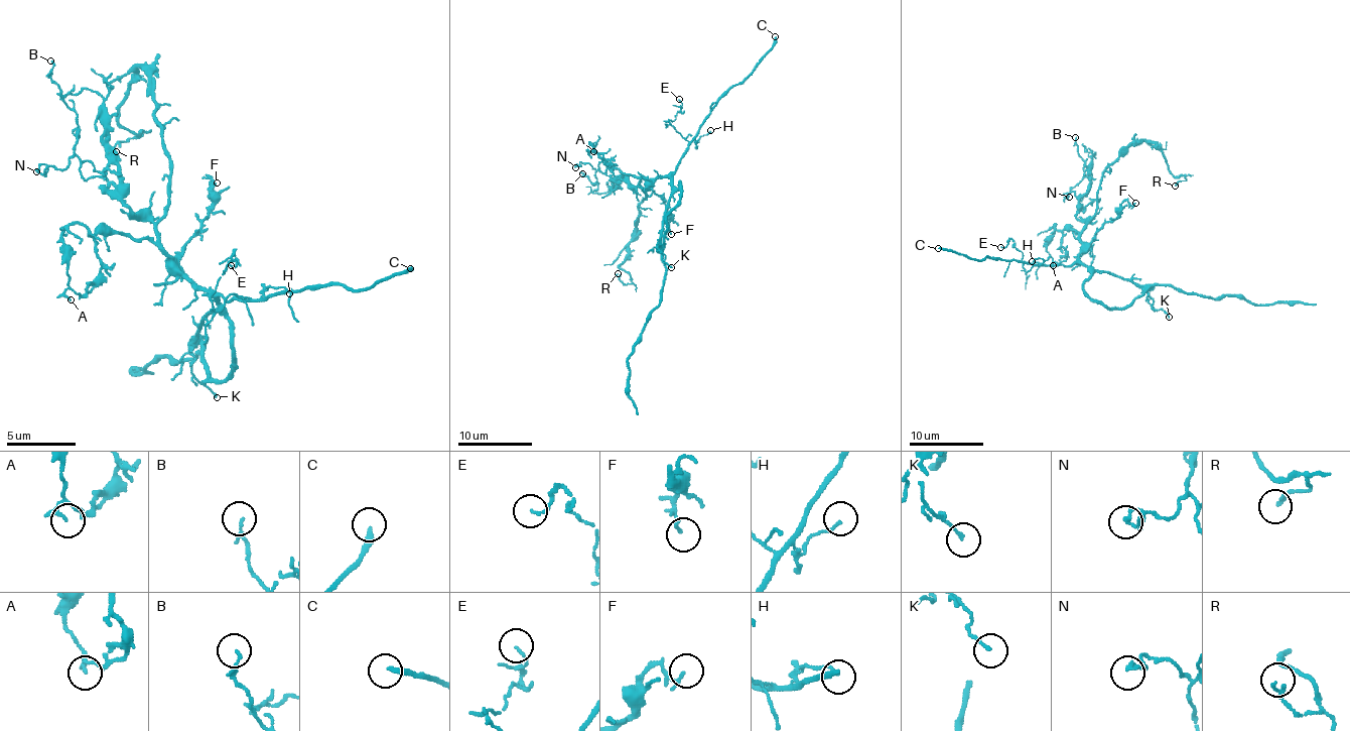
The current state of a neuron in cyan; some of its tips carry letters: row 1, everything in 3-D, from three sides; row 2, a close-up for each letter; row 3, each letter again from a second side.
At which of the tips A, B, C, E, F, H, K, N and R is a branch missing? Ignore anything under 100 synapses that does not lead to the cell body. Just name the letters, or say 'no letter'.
no letter

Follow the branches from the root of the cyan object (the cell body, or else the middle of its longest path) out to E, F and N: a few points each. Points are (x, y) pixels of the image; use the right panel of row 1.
E: (1084, 265), (1043, 265), (1036, 261), (1027, 270), (1021, 259), (1023, 254), (1011, 241), (1000, 247)
F: (1084, 265), (1078, 261), (1078, 256), (1091, 237), (1117, 215), (1117, 208), (1124, 201), (1132, 206), (1135, 203)
N: (1084, 265), (1078, 252), (1080, 232), (1087, 223), (1076, 217), (1075, 192), (1065, 193), (1069, 197)

